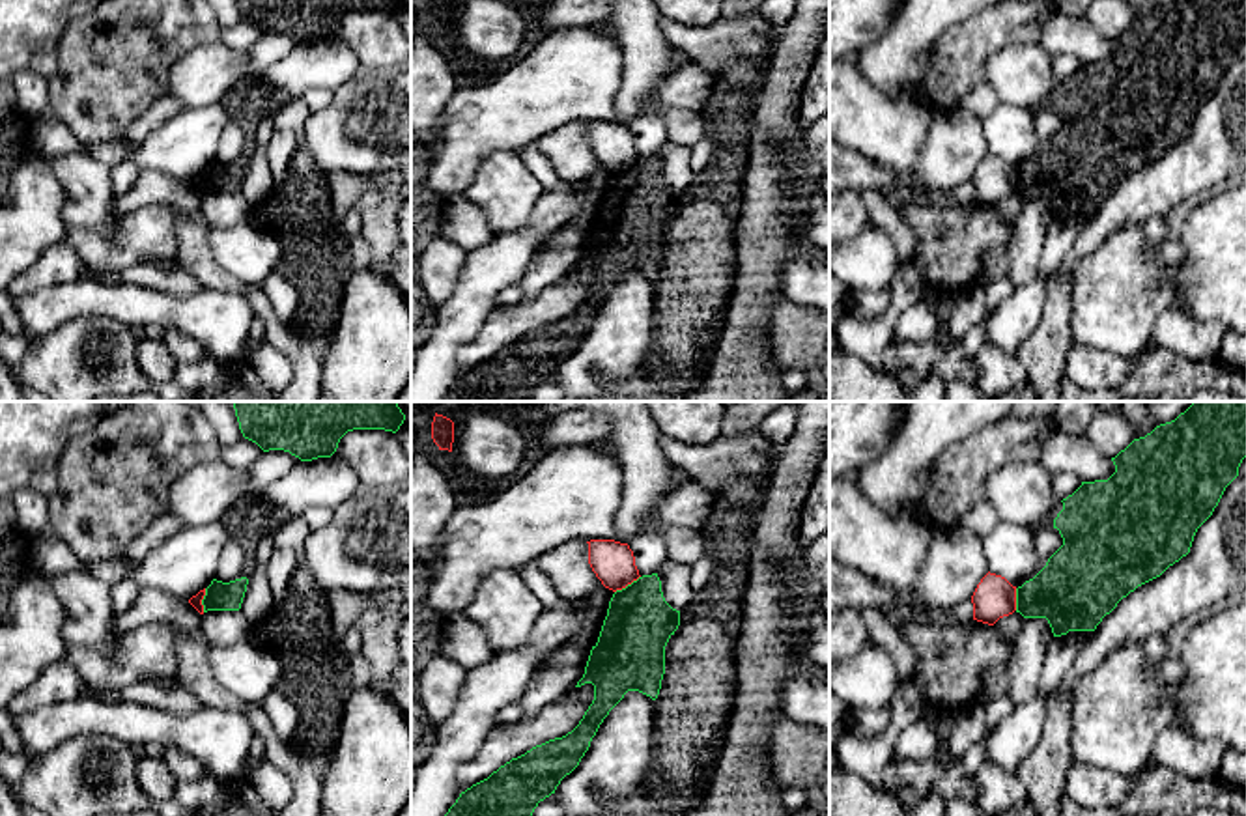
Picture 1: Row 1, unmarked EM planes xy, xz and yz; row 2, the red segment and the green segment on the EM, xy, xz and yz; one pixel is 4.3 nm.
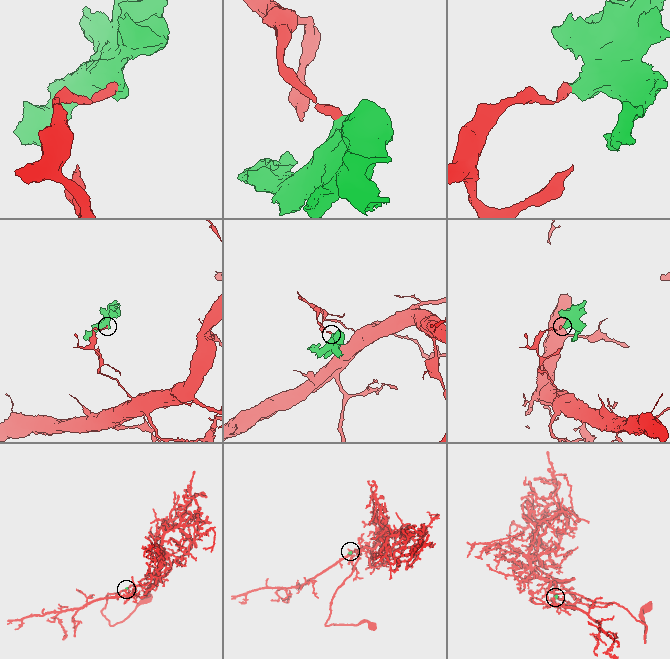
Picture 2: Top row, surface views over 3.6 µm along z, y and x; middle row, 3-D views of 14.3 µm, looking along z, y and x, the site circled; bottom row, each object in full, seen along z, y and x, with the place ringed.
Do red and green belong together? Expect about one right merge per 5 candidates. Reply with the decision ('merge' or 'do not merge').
do not merge

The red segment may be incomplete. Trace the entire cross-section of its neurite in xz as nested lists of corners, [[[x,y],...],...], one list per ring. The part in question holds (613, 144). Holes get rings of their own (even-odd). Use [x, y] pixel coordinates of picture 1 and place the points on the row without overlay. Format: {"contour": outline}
{"contour": [[[590,121],[587,125],[588,146],[605,170],[616,174],[641,159],[628,125],[615,121]]]}

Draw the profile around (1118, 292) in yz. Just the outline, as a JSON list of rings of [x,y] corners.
[[[1140,224],[1111,233],[1093,254],[1082,258],[1070,280],[1072,340],[1119,357],[1140,353],[1154,323],[1175,301],[1175,263],[1158,261]]]

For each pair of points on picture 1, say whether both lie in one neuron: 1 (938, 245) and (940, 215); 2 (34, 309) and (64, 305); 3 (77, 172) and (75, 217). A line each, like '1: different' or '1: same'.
1: same
2: same
3: same

